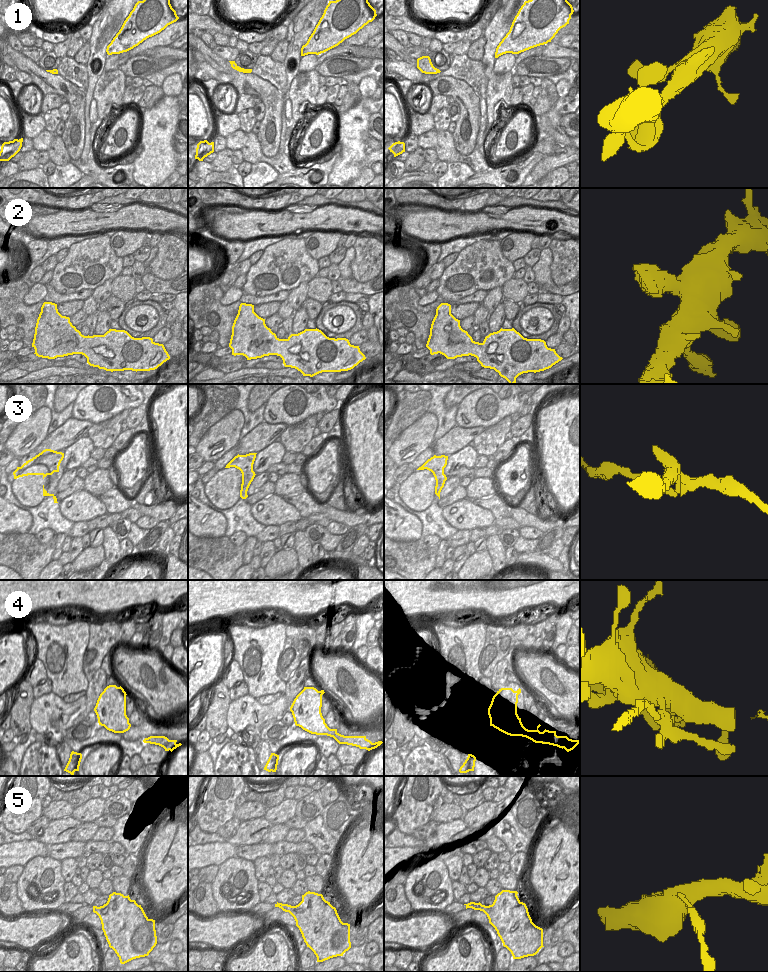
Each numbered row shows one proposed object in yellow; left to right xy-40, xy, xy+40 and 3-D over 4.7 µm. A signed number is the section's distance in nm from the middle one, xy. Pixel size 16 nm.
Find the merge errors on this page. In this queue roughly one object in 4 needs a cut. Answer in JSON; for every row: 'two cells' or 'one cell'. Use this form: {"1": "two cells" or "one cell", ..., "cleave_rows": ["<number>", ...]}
{"1": "one cell", "2": "one cell", "3": "two cells", "4": "two cells", "5": "one cell", "cleave_rows": ["3", "4"]}

